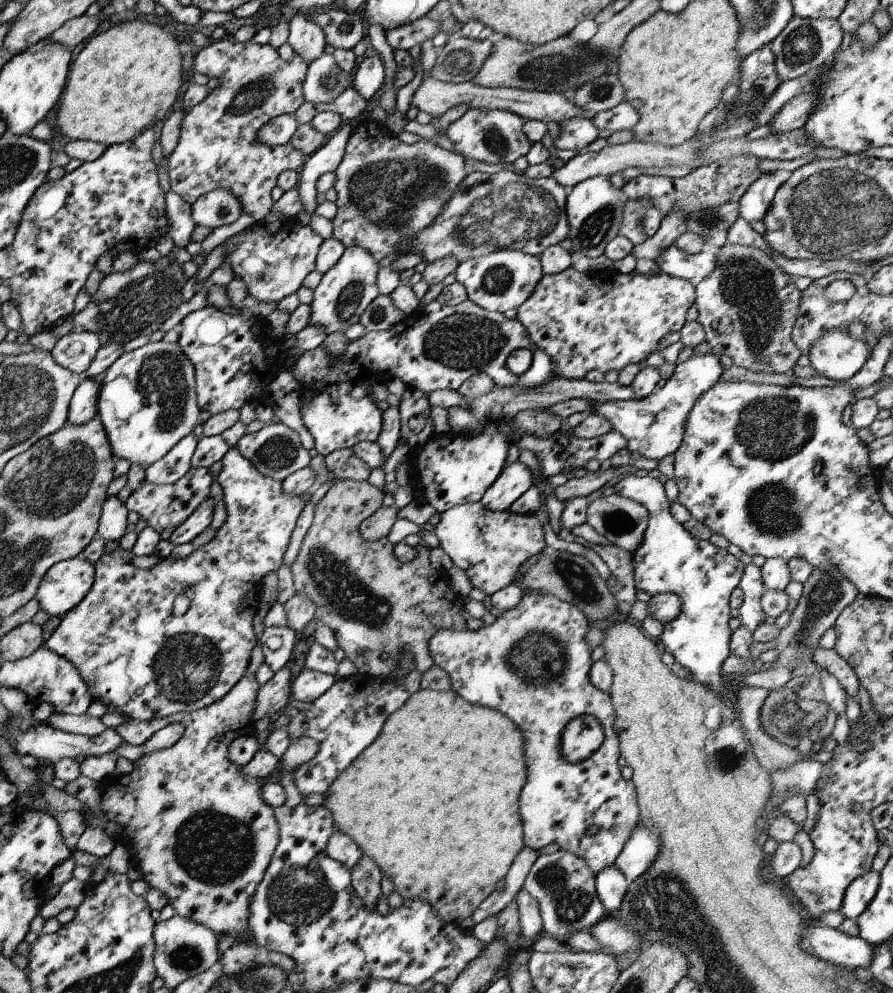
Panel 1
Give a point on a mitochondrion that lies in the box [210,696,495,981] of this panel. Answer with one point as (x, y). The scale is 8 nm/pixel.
(301, 894)

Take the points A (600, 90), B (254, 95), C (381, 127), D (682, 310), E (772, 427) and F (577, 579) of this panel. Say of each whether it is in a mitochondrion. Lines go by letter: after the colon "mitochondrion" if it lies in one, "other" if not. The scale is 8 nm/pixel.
A: mitochondrion
B: mitochondrion
C: other
D: other
E: mitochondrion
F: mitochondrion

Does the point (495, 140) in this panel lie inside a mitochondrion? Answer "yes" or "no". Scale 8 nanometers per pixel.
yes

